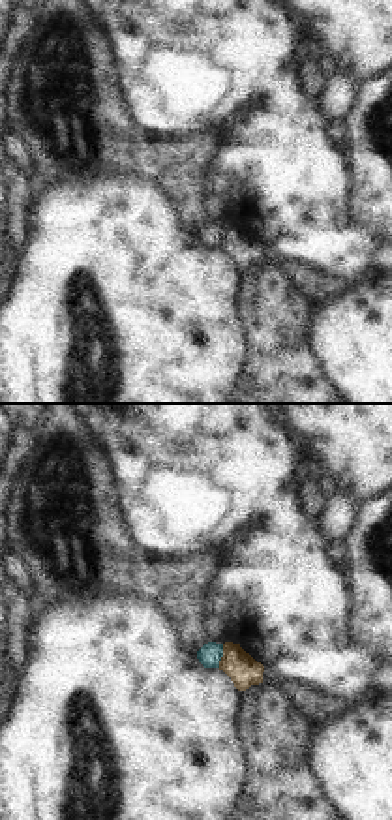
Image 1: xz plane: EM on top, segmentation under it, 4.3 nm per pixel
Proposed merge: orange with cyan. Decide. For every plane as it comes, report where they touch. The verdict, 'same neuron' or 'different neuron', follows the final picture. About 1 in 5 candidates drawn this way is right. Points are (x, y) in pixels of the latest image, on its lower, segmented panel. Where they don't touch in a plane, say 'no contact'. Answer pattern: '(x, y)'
(224, 655)

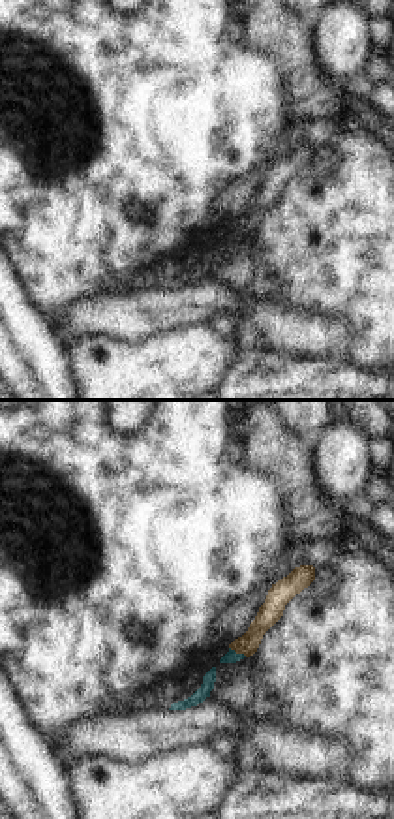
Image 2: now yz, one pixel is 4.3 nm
(239, 652)

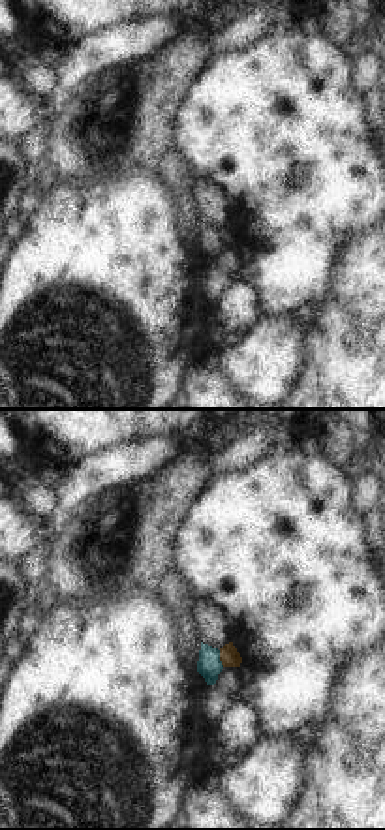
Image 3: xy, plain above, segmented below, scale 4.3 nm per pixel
(220, 658)

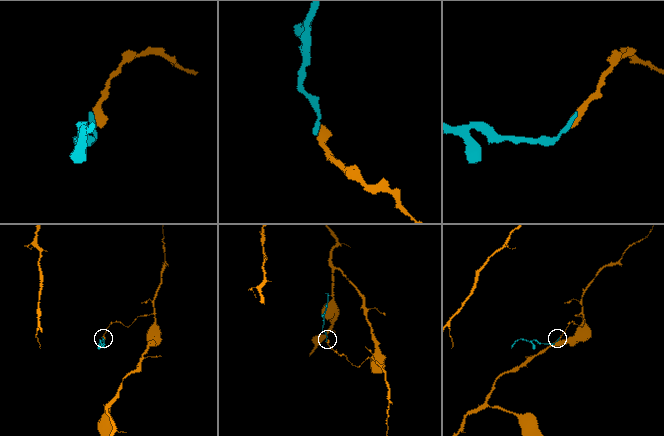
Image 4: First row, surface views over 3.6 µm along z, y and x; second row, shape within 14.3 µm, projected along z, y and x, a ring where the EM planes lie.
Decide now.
different neuron

